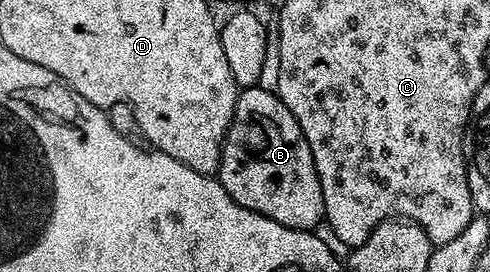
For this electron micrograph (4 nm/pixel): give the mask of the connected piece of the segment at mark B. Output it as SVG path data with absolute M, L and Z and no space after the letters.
M245 87L237 94L233 121L229 124L229 134L221 146L221 167L219 180L221 185L243 208L255 211L267 219L275 219L275 223L283 223L283 227L307 229L313 231L325 216L323 191L319 183L319 175L315 171L315 163L311 159L311 147L307 147L307 139L291 111L281 102L272 88Z

